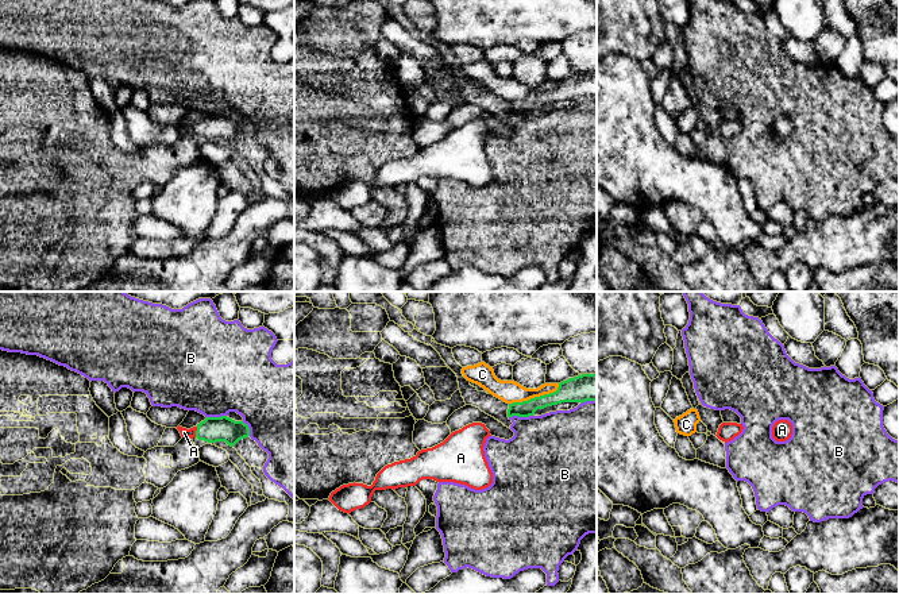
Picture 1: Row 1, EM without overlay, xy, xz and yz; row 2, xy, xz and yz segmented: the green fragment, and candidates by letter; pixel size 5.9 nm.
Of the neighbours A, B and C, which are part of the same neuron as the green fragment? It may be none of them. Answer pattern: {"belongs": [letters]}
{"belongs": ["A"]}

